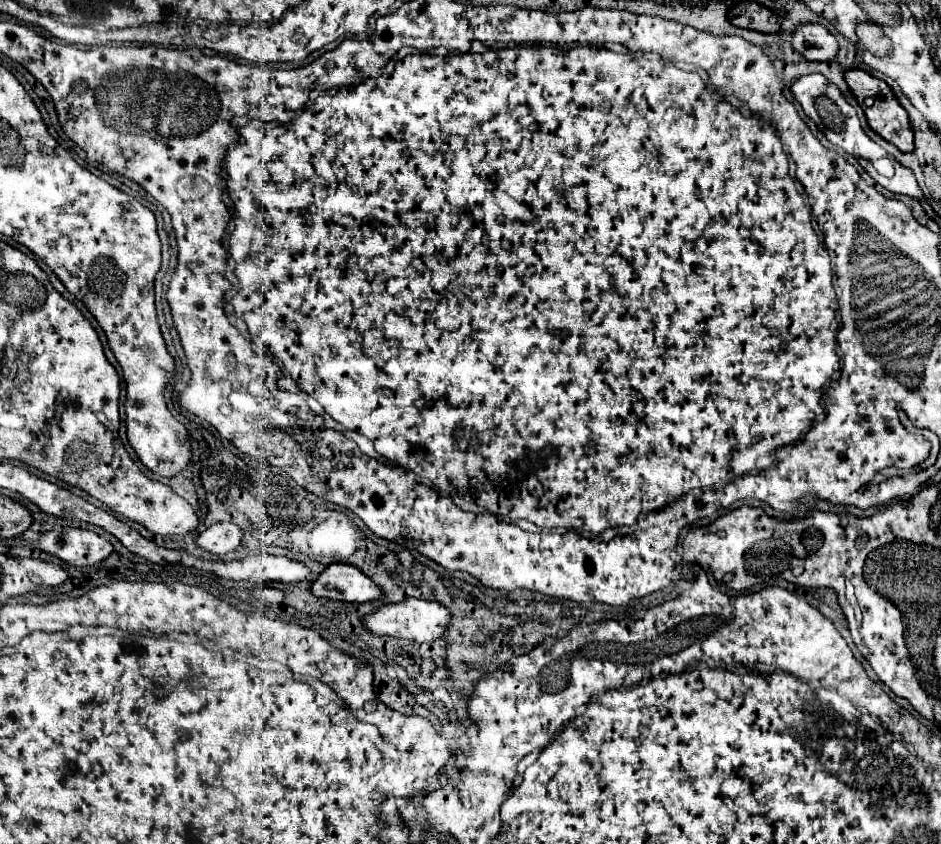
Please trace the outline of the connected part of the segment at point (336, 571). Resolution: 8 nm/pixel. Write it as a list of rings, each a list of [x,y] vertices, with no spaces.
[[[333,563],[329,565],[313,583],[311,593],[317,597],[351,601],[351,603],[365,603],[383,599],[383,591],[375,587],[375,583],[363,575],[357,567]]]

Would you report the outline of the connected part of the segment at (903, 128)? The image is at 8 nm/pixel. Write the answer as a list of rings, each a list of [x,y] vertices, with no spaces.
[[[851,69],[845,73],[845,81],[851,89],[851,93],[857,97],[857,103],[861,105],[865,117],[867,117],[867,123],[869,127],[879,133],[885,141],[893,143],[899,151],[903,153],[911,153],[915,149],[915,143],[913,143],[913,131],[911,131],[911,123],[909,123],[909,117],[907,117],[907,111],[899,105],[899,101],[895,99],[891,87],[881,81],[881,79],[875,79],[871,77],[869,73],[865,71],[857,71],[857,69]]]

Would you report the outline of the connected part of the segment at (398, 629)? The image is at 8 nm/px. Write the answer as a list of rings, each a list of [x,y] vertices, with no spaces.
[[[405,599],[401,603],[383,605],[375,613],[365,615],[363,623],[369,631],[375,635],[391,635],[397,639],[411,639],[419,643],[435,643],[439,637],[447,633],[447,627],[451,625],[451,611],[443,607],[437,601],[425,601],[425,599]]]

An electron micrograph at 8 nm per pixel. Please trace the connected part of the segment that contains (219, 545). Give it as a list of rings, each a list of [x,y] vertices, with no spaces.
[[[223,521],[205,529],[197,537],[197,545],[213,555],[225,555],[235,551],[241,545],[241,539],[243,539],[241,529],[231,521]]]

